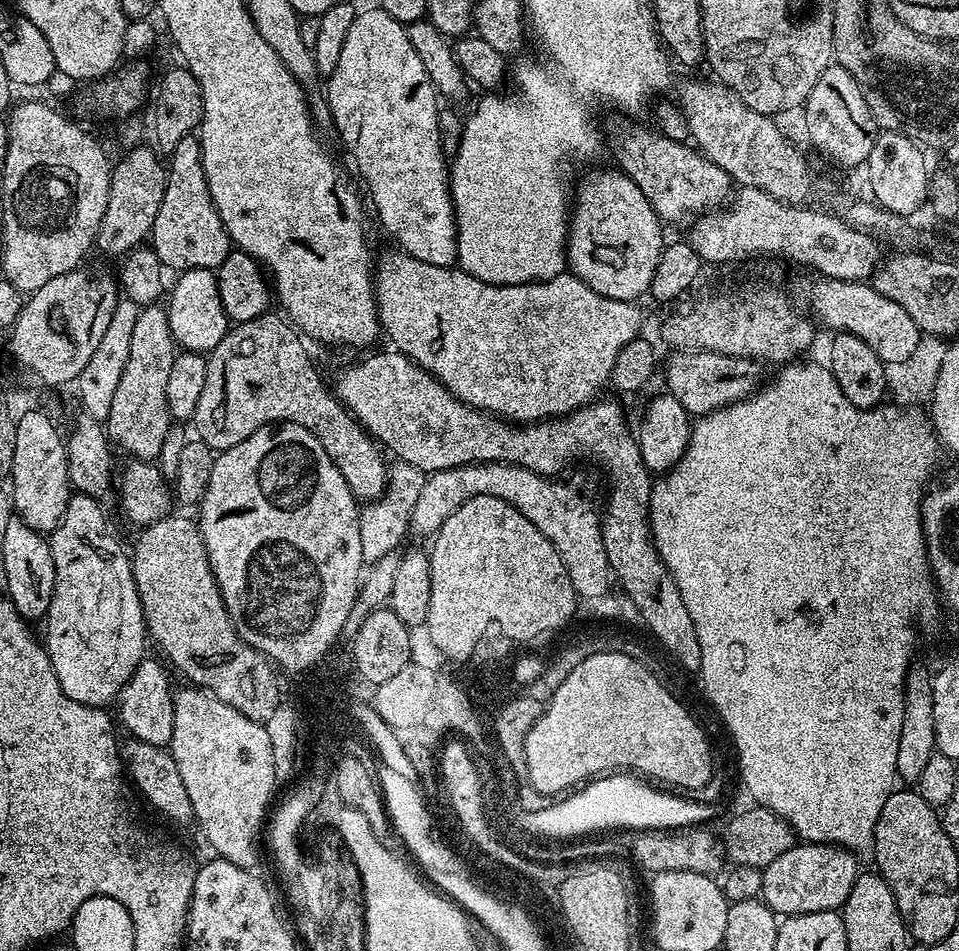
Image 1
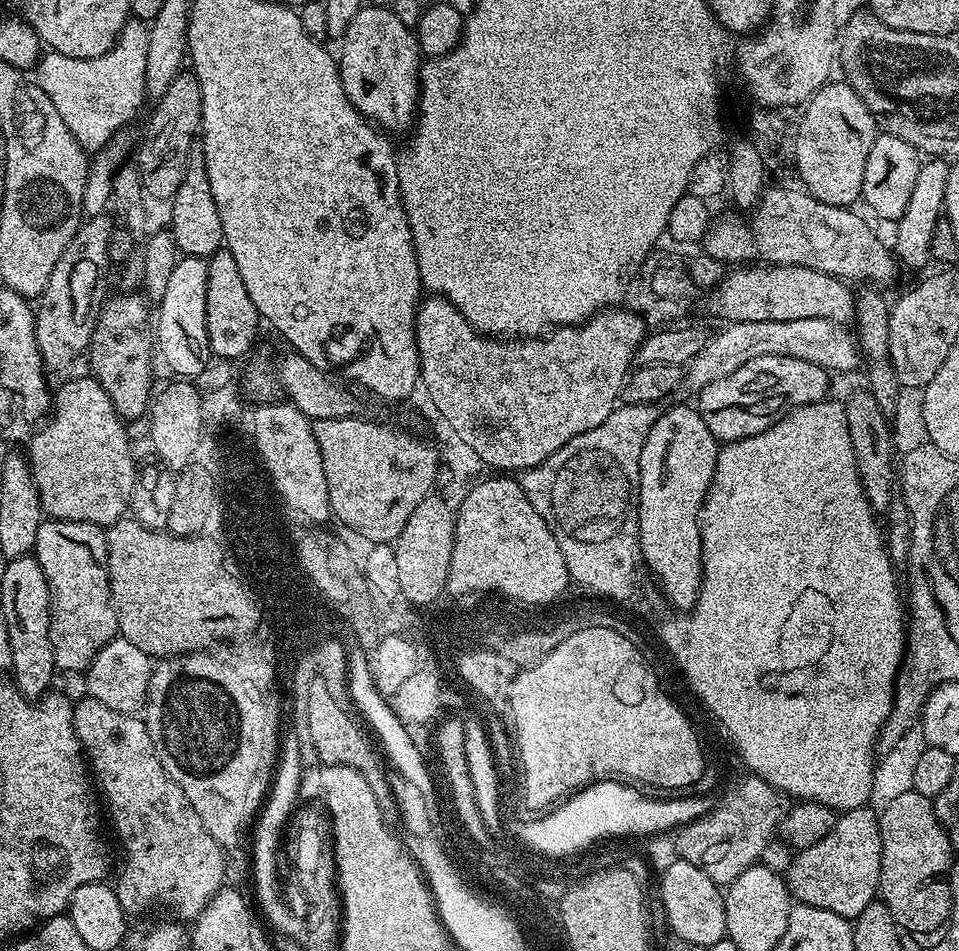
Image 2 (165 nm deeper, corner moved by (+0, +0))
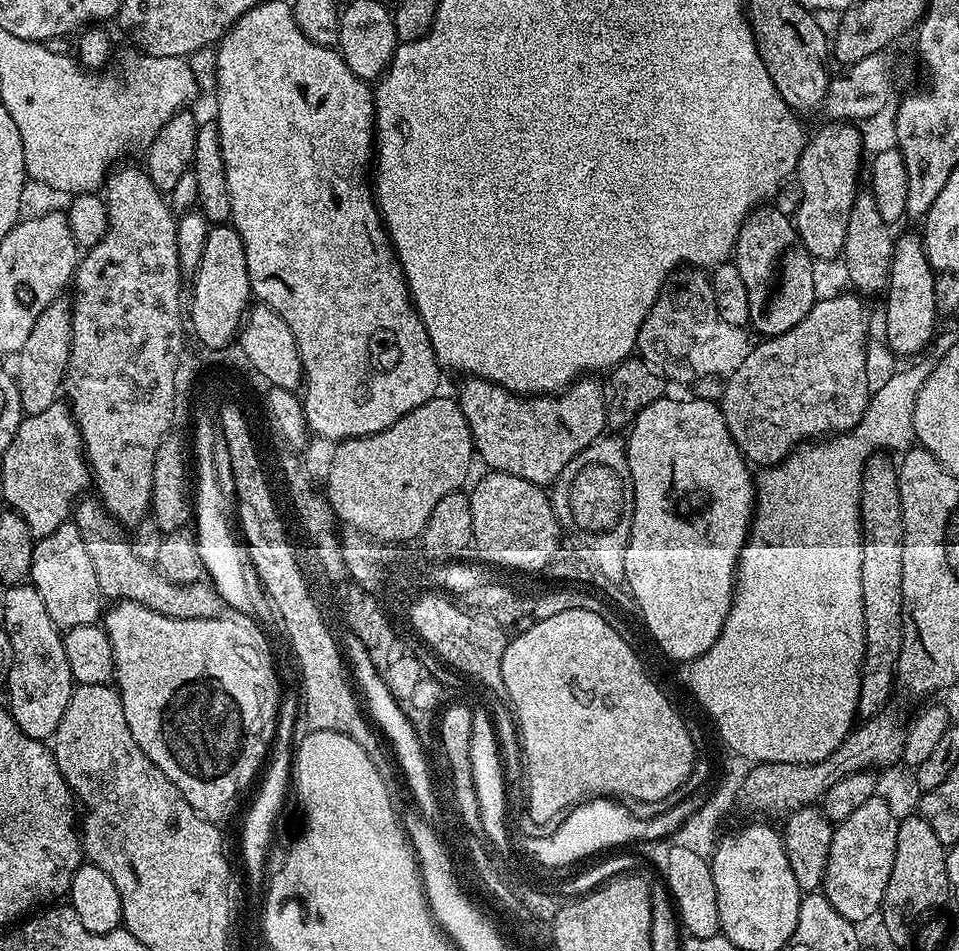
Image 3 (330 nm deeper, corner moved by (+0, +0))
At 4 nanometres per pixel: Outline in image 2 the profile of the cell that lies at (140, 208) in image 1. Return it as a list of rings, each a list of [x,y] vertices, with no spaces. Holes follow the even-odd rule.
[[[107,215],[93,216],[81,223],[74,238],[70,238],[70,246],[62,250],[62,258],[58,258],[44,287],[44,294],[35,305],[38,350],[42,354],[45,369],[68,370],[76,359],[87,353],[92,342],[100,312],[110,296],[108,247],[114,224],[108,219]]]

